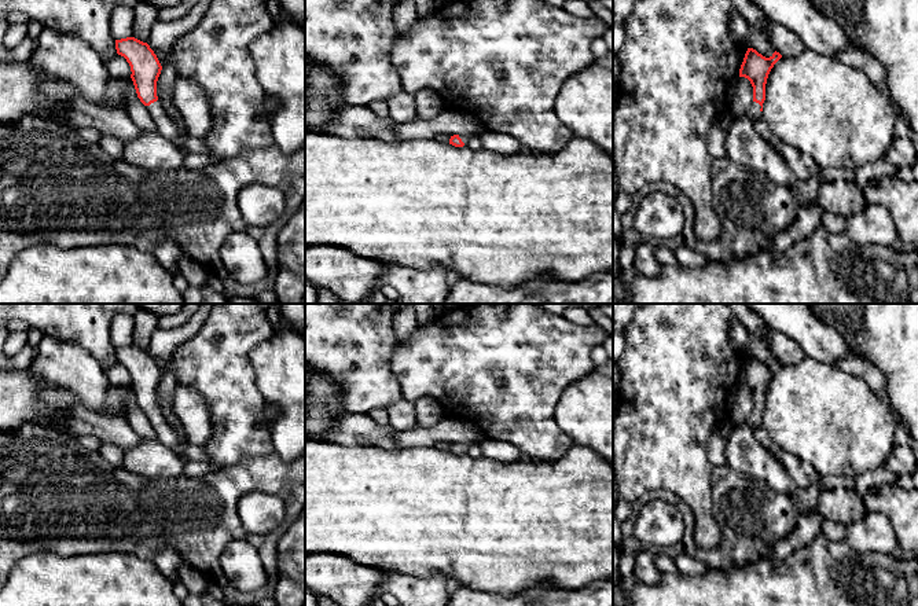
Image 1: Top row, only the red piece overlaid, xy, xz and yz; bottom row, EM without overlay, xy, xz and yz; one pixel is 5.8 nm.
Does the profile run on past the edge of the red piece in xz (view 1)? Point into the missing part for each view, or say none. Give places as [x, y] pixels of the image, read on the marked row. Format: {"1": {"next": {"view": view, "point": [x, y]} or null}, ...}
{"1": {"next": {"view": "xz", "point": [499, 219]}}}

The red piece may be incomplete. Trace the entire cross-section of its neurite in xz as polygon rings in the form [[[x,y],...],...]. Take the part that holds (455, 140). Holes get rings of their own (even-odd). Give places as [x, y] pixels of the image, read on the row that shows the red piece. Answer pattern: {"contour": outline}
{"contour": [[[305,131],[305,247],[313,245],[344,247],[385,265],[455,269],[460,278],[503,289],[515,289],[547,275],[573,283],[598,272],[613,273],[613,159],[594,143],[576,136],[555,154],[497,154],[485,148],[473,151],[459,135],[451,136],[448,143],[436,139],[390,143],[375,137],[346,139],[323,131]]]}

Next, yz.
{"contour": [[[748,48],[743,62],[739,69],[739,77],[745,77],[750,81],[753,87],[753,102],[759,103],[761,106],[761,118],[767,122],[768,129],[772,136],[779,139],[782,143],[789,144],[798,150],[800,153],[804,153],[814,158],[814,161],[822,168],[827,170],[836,170],[840,168],[847,168],[856,170],[858,168],[875,162],[881,158],[885,158],[886,151],[892,146],[892,142],[895,139],[895,125],[900,115],[897,114],[895,102],[892,100],[889,93],[884,93],[878,91],[864,71],[851,67],[848,65],[841,63],[836,58],[830,58],[822,54],[818,54],[812,49],[805,48],[801,54],[794,56],[782,56],[779,52],[774,52],[770,58],[763,56],[753,48]]]}

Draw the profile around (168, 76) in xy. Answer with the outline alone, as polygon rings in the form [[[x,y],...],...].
[[[172,65],[162,67],[161,74],[157,81],[157,96],[158,99],[168,91],[173,92],[175,82],[177,80],[176,69]]]

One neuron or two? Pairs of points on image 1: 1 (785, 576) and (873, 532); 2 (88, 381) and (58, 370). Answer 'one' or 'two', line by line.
1: two
2: one

